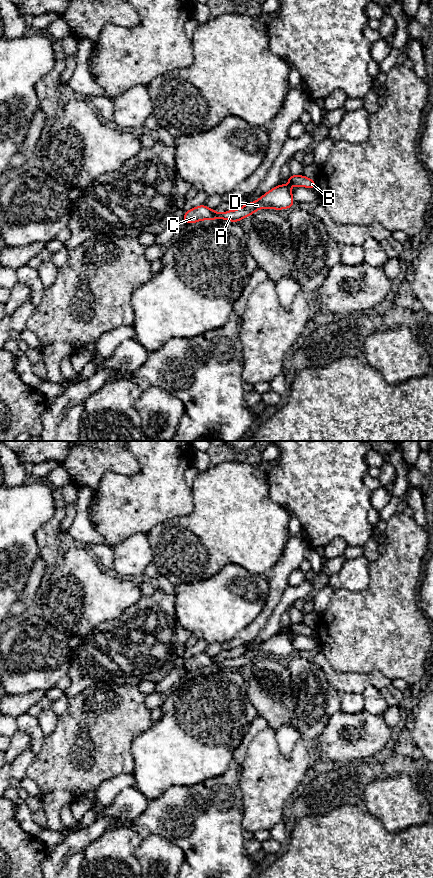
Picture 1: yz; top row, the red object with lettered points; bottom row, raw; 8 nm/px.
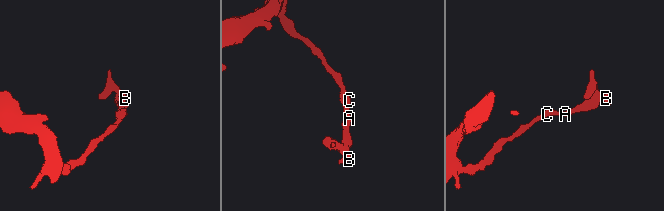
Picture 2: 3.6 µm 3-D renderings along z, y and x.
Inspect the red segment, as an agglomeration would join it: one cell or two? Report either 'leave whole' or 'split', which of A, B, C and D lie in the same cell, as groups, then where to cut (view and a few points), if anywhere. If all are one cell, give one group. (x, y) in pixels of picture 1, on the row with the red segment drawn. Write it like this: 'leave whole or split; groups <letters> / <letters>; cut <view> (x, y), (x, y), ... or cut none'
leave whole; groups A B C D; cut none

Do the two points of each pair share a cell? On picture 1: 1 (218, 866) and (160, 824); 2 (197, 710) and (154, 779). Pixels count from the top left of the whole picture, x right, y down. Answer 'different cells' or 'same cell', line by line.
1: same cell
2: same cell

